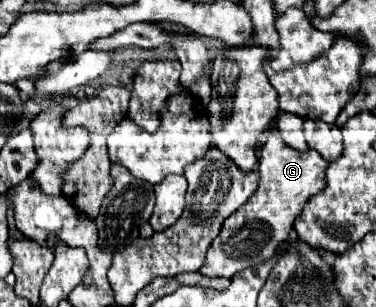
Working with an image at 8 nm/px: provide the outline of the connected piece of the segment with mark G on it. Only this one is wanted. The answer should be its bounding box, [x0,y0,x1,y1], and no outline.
[200,133,328,277]

